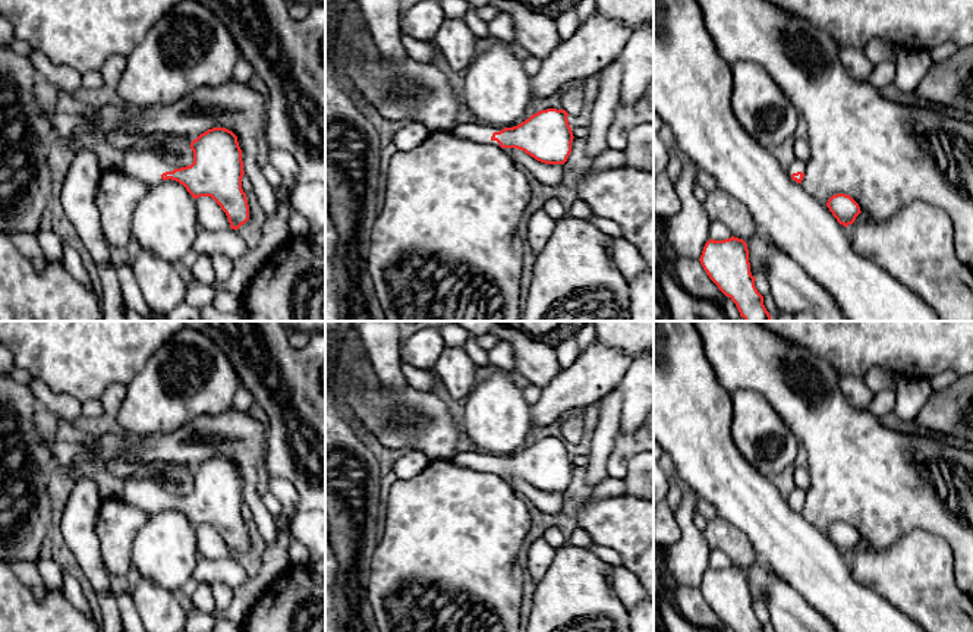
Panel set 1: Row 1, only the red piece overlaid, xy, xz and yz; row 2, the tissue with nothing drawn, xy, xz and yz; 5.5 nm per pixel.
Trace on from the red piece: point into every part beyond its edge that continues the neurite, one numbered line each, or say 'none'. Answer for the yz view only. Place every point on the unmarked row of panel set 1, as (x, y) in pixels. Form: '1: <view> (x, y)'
none

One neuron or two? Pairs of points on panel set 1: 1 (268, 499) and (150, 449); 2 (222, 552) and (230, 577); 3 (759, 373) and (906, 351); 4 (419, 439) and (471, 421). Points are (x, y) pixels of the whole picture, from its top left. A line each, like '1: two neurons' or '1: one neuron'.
1: two neurons
2: two neurons
3: two neurons
4: two neurons

